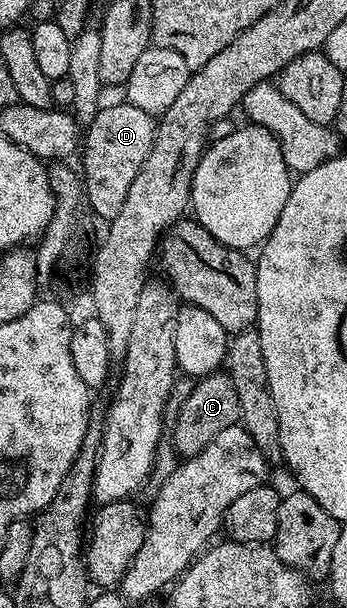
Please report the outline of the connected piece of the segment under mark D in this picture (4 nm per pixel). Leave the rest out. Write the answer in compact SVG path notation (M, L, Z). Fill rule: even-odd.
M120 101L112 107L100 106L93 123L85 129L81 141L82 186L85 188L86 206L92 207L103 221L109 221L121 213L121 205L125 205L125 196L129 193L129 185L133 185L133 177L137 177L137 169L149 157L149 149L155 140L156 120L145 109L137 109L129 102Z

